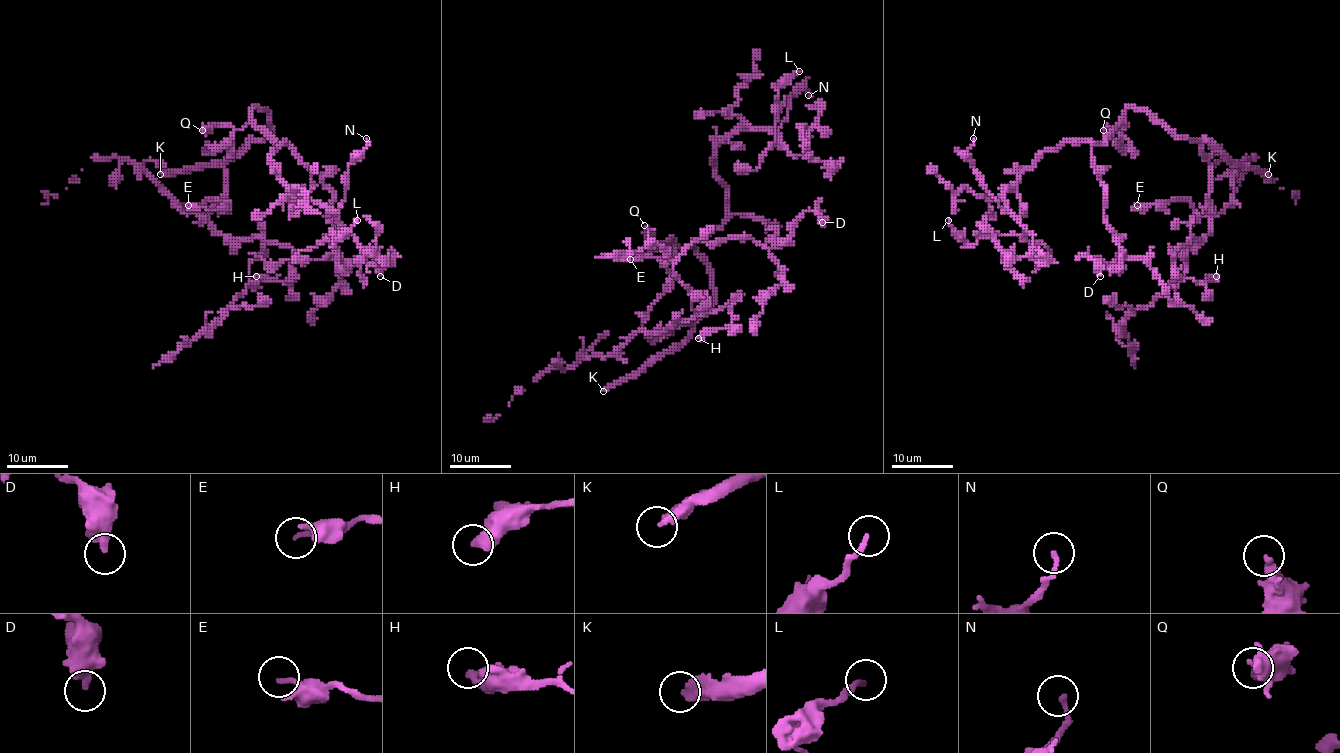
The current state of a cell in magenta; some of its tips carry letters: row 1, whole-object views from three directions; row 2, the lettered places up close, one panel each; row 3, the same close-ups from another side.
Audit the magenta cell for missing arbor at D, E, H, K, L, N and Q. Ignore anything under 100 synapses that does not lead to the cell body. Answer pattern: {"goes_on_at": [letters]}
{"goes_on_at": ["K"]}

